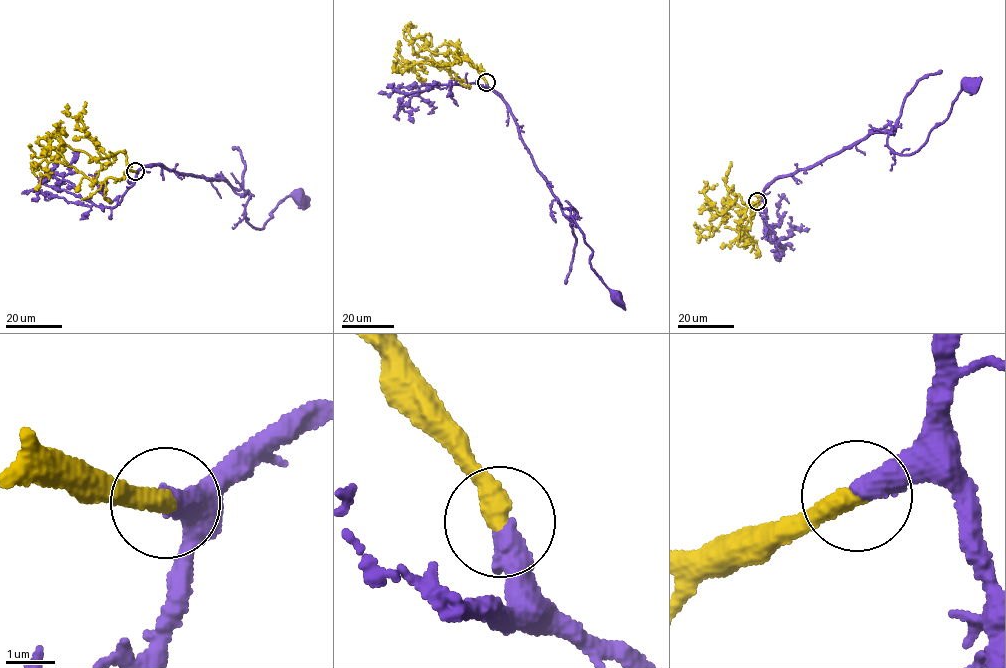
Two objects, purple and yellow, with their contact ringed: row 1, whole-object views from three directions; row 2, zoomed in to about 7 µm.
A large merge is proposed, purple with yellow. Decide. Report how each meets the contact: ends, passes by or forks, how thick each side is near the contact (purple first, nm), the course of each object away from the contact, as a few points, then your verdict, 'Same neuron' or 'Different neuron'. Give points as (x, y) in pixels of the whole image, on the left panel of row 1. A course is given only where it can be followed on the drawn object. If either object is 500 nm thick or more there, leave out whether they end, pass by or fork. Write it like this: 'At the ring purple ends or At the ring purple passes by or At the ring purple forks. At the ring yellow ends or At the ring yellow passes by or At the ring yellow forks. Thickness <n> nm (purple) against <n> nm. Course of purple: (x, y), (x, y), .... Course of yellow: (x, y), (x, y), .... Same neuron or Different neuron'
Thickness 550 nm (purple) against 440 nm. Course of purple: (135, 171), (160, 165), (227, 182), (237, 194), (250, 194), (245, 219), (258, 229), (279, 201), (299, 199). Course of yellow: (135, 171), (127, 167), (123, 152), (96, 159), (63, 142), (57, 148), (48, 148), (36, 141), (49, 137). Same neuron

